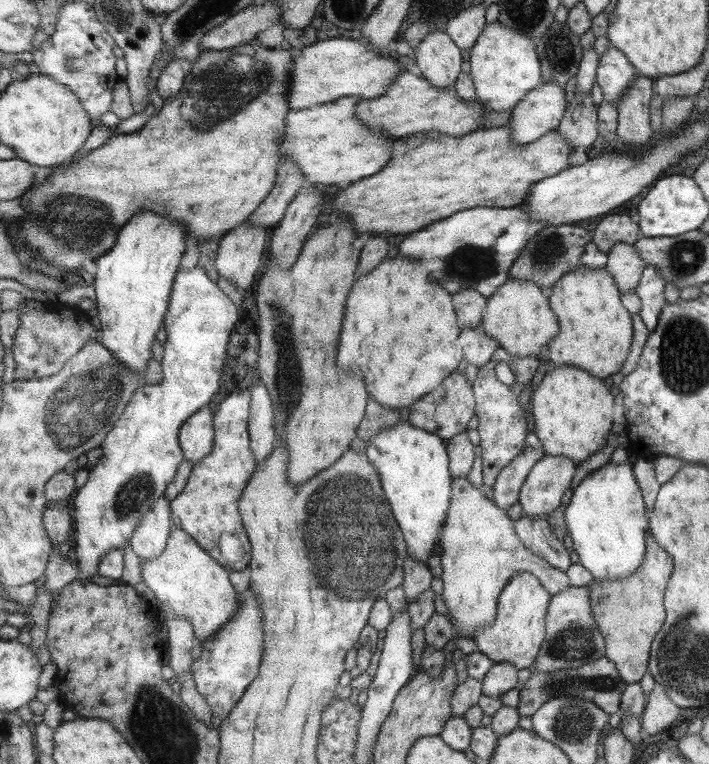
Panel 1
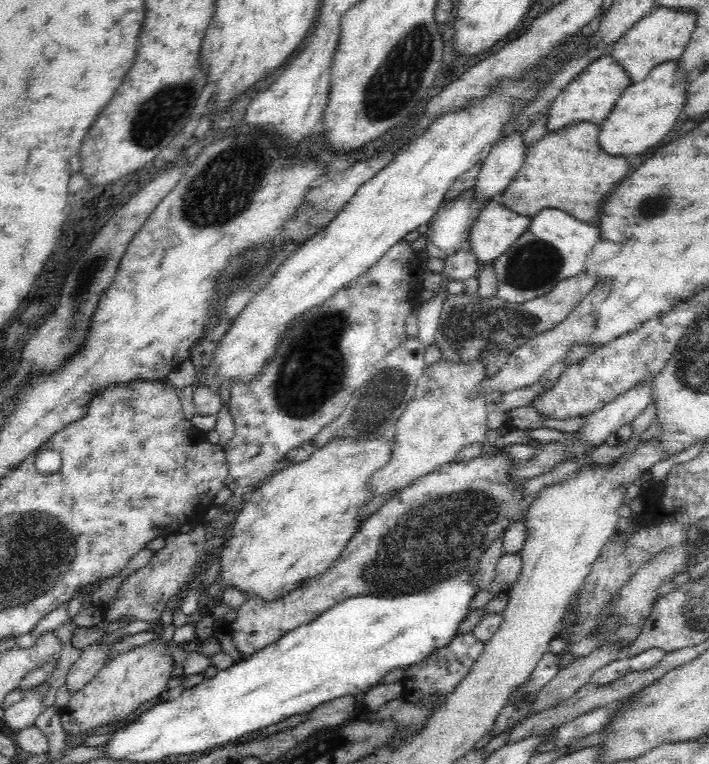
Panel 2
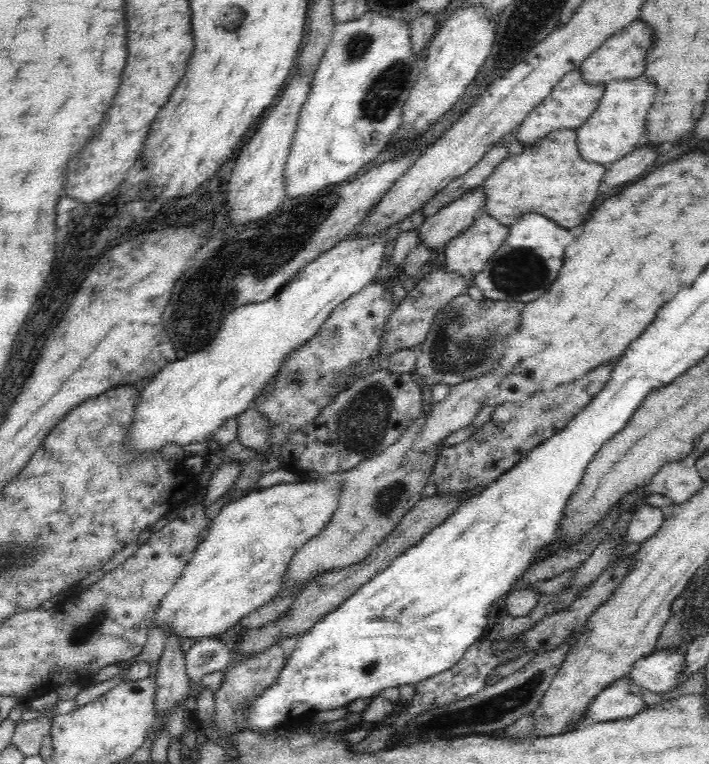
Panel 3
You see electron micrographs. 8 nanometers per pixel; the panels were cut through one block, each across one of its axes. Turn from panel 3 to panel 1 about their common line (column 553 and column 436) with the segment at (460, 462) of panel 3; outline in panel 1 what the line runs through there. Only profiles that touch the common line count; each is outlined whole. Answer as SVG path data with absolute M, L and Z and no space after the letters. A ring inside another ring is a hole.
M451 372L435 390L423 395L418 402L409 406L408 422L413 428L421 428L441 439L449 439L466 430L467 422L473 418L474 394L472 383L462 372Z

